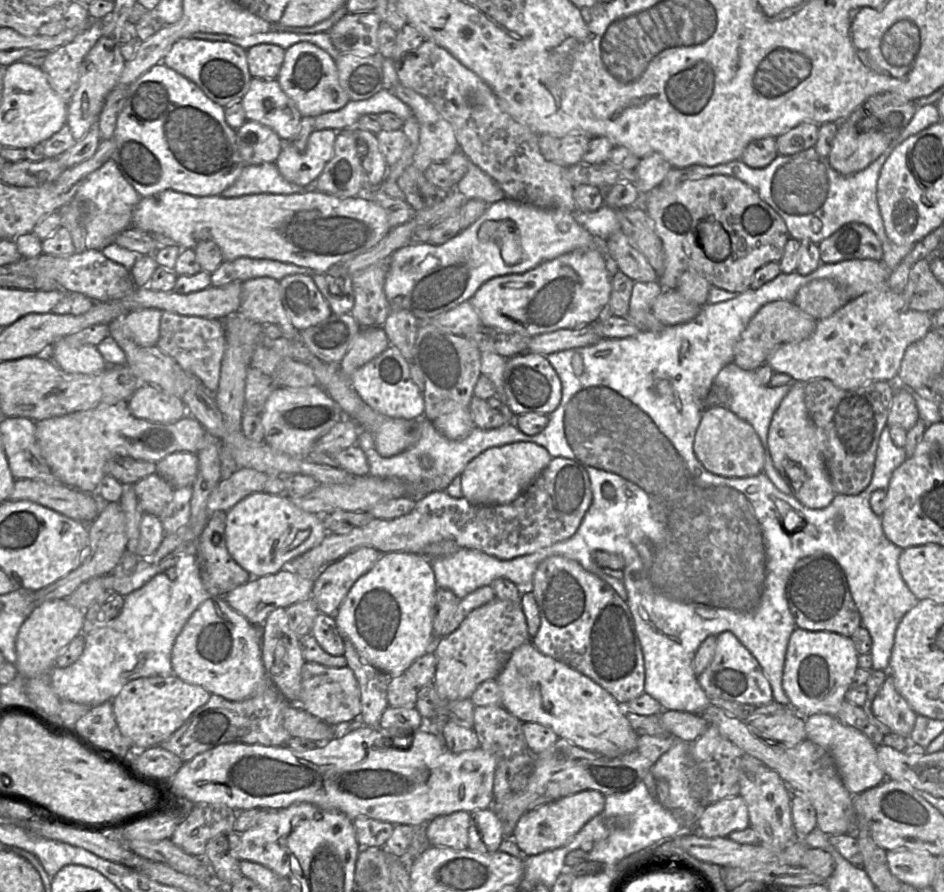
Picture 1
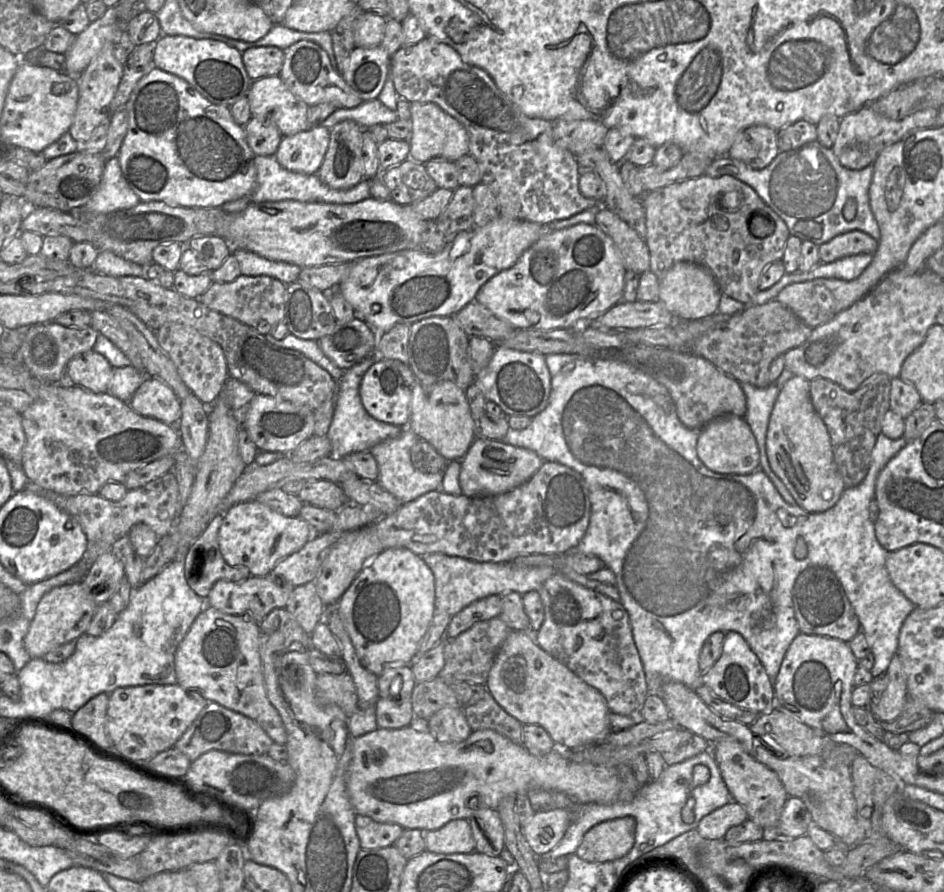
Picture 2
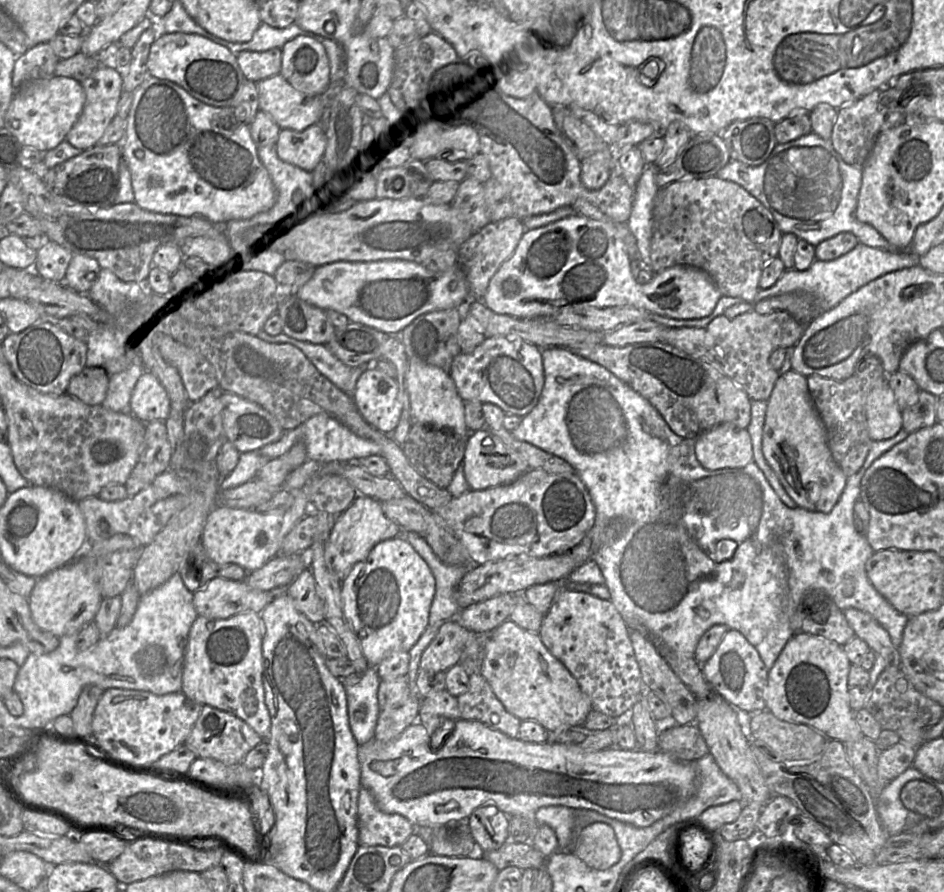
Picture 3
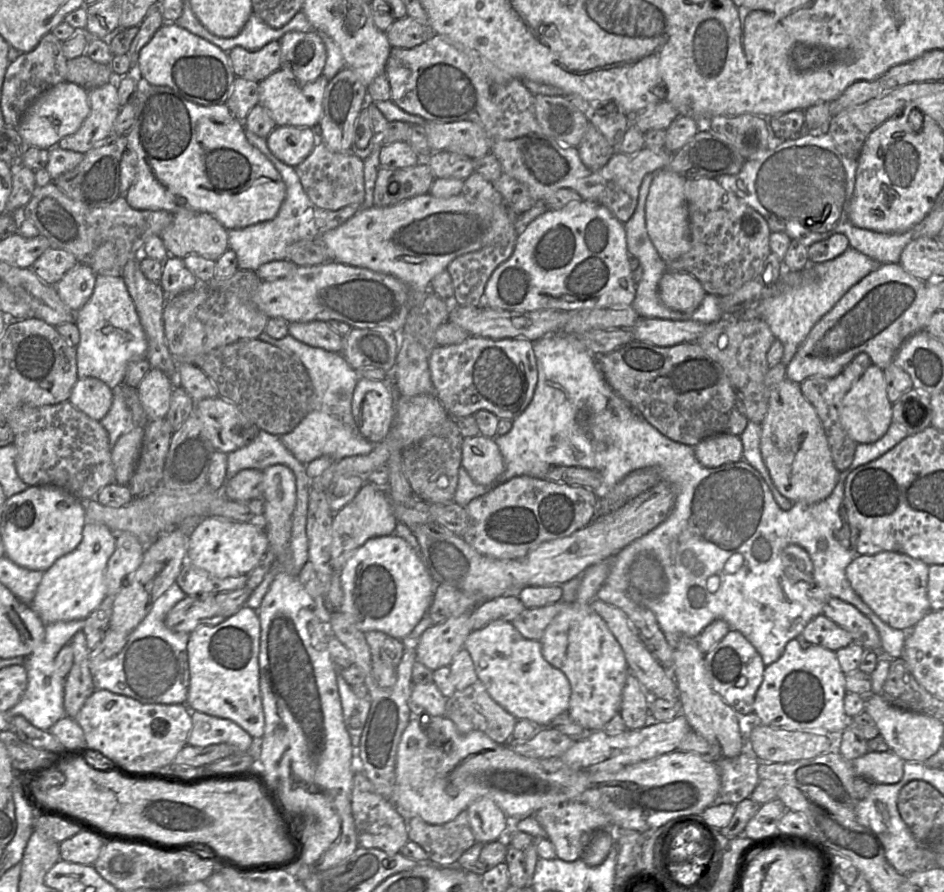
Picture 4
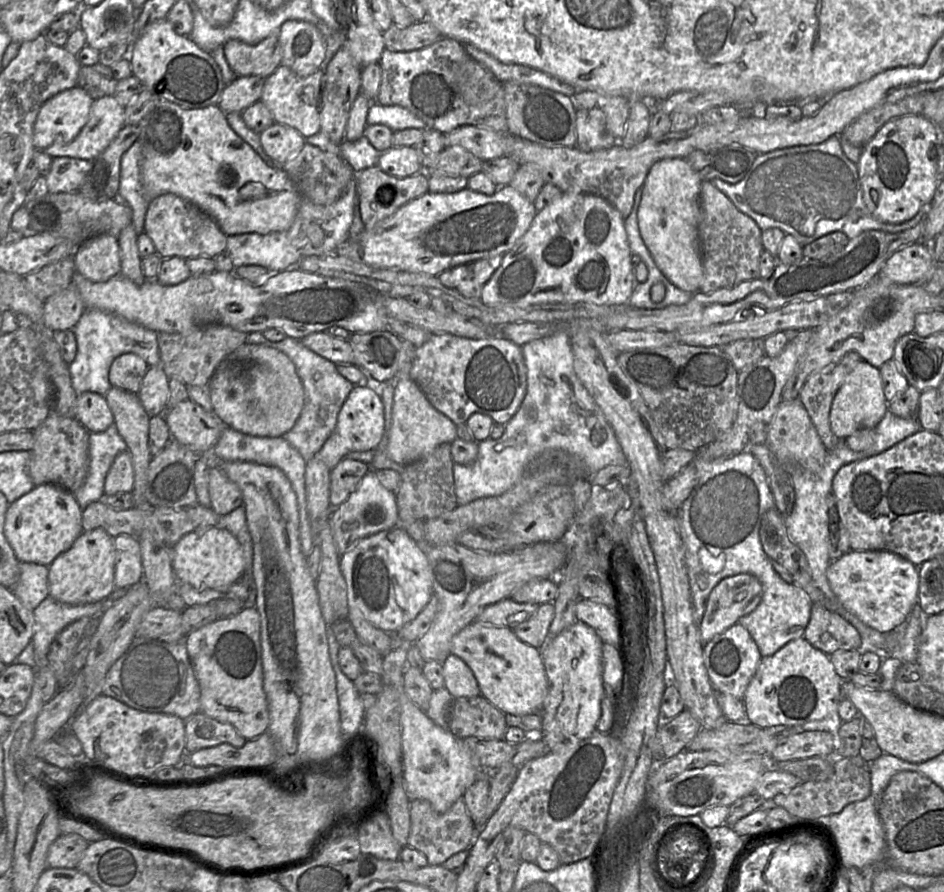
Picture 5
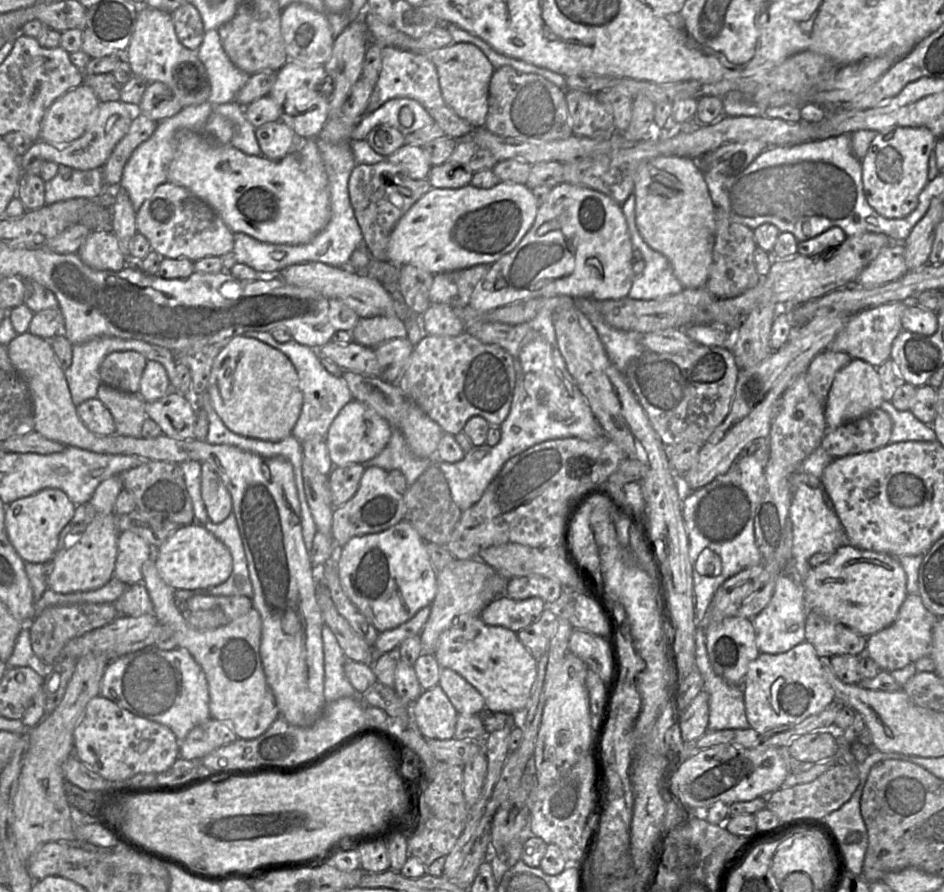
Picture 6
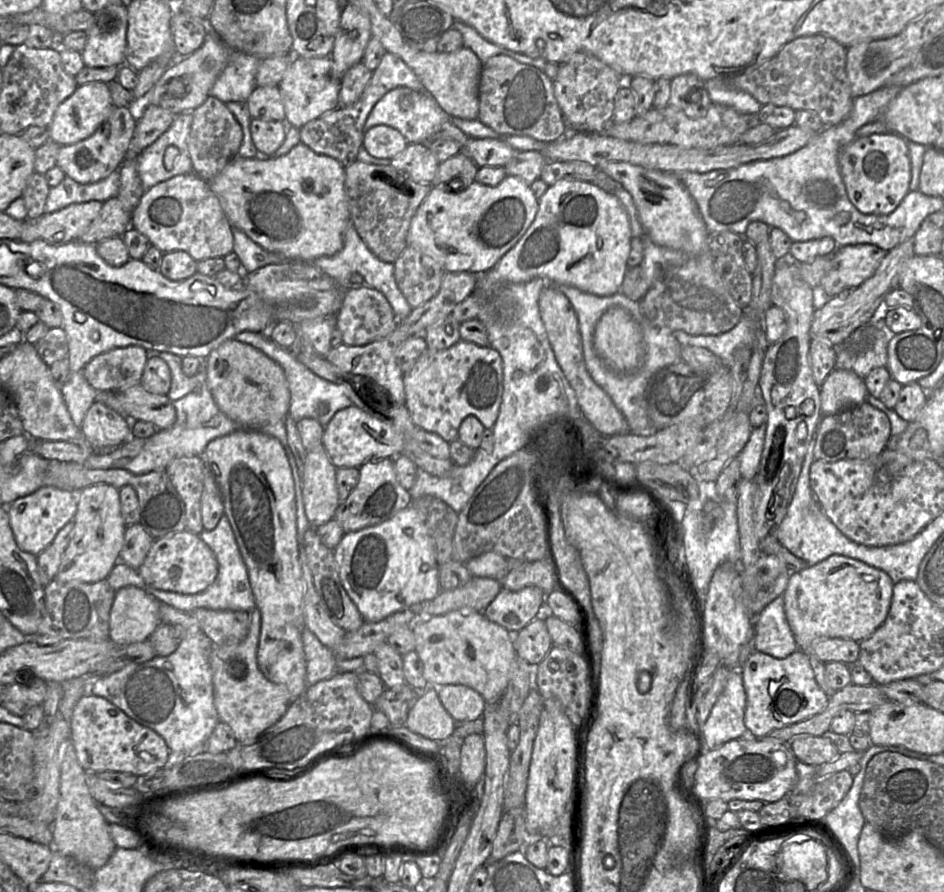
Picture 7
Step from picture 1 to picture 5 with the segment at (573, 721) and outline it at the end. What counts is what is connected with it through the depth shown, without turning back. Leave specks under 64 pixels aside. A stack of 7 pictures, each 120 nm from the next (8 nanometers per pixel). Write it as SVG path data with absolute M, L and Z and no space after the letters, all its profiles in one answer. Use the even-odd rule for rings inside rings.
M473 621L453 636L451 654L469 666L481 695L504 714L540 713L548 694L541 653L518 639L512 629Z

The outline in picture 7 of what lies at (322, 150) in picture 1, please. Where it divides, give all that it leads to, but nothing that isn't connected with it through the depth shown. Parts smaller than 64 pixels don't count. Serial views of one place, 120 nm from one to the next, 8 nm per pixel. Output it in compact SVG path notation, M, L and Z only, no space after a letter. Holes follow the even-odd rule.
M252 118L250 131L258 154L272 156L285 140L287 125L284 121Z

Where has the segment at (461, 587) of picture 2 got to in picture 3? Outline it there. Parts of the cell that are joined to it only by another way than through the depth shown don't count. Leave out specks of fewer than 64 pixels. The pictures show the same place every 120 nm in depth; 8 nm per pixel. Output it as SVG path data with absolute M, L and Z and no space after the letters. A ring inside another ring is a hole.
M402 530L400 535L427 563L435 578L435 594L430 607L428 626L440 626L447 620L455 619L461 611L456 600L456 588L473 565L445 564L419 534Z

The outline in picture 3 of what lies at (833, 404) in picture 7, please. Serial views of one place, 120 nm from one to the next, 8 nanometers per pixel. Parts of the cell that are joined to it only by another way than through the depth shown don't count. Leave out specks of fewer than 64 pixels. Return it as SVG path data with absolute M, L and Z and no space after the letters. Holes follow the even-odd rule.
M887 380L875 387L865 403L868 434L872 441L894 437L902 429L901 409Z

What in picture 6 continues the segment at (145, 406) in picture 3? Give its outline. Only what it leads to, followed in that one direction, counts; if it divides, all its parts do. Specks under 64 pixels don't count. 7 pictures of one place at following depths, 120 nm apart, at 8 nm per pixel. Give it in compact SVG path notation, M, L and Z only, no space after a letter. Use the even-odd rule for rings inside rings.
M148 360L143 371L139 395L146 402L155 402L171 391L171 383L165 367L156 361Z

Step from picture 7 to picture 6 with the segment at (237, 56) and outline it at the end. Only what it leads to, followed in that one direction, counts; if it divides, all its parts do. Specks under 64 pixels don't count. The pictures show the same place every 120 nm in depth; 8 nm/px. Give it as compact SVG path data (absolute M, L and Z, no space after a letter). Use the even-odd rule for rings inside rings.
M217 30L205 32L197 55L205 67L211 85L208 102L218 105L235 101L250 75L238 69L229 60Z

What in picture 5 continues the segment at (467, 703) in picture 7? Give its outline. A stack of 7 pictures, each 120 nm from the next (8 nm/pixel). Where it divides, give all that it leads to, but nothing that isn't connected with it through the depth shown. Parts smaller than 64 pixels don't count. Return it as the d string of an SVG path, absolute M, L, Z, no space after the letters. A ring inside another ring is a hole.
M450 654L442 666L444 687L454 699L481 695L472 670L461 658Z

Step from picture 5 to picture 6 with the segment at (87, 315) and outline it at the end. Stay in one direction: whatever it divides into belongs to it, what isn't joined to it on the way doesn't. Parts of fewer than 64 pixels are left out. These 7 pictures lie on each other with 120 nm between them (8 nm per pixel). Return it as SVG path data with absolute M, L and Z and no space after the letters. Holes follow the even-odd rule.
M117 337L95 338L83 344L73 345L72 364L65 370L65 378L75 407L78 407L86 400L97 398L98 388L102 383L99 367L108 354L119 351L136 351L142 354L147 361L152 360L161 363L165 367L170 381L173 381L176 377L176 361L174 353L167 348L151 345L141 340L134 339L125 340Z

